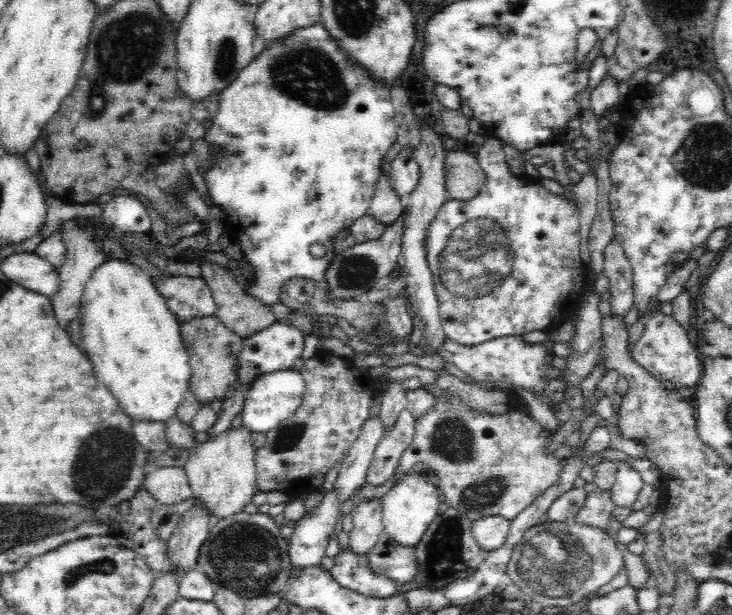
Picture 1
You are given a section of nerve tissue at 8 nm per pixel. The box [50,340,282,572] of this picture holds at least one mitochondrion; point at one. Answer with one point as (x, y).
(107, 442)

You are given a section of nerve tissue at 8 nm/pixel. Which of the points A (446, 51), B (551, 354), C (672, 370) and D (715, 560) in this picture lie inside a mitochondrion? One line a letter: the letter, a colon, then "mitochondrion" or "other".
A: other
B: other
C: other
D: mitochondrion

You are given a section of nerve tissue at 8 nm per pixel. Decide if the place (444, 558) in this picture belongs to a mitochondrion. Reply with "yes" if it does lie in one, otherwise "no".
yes

